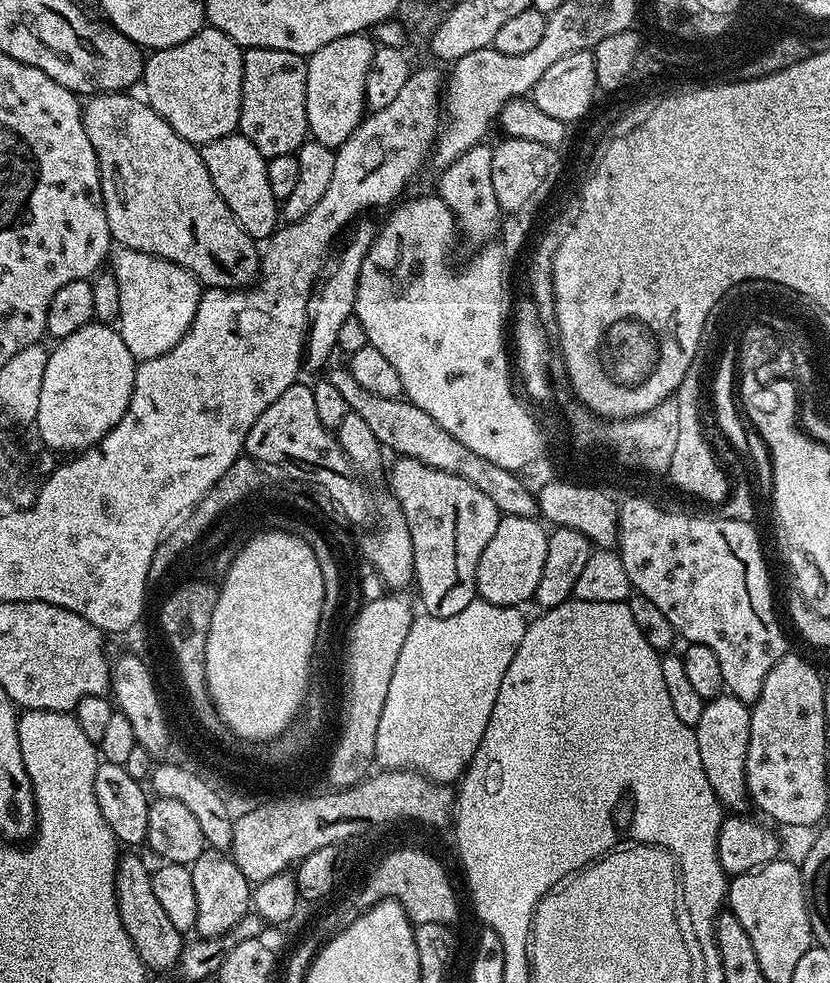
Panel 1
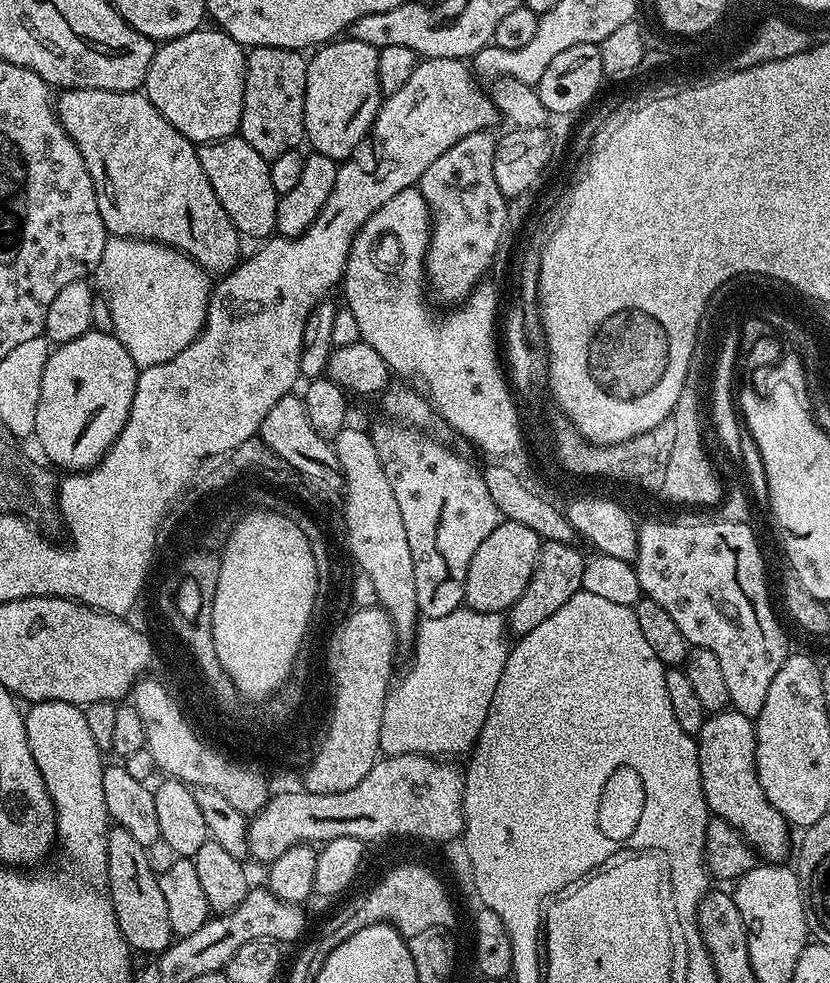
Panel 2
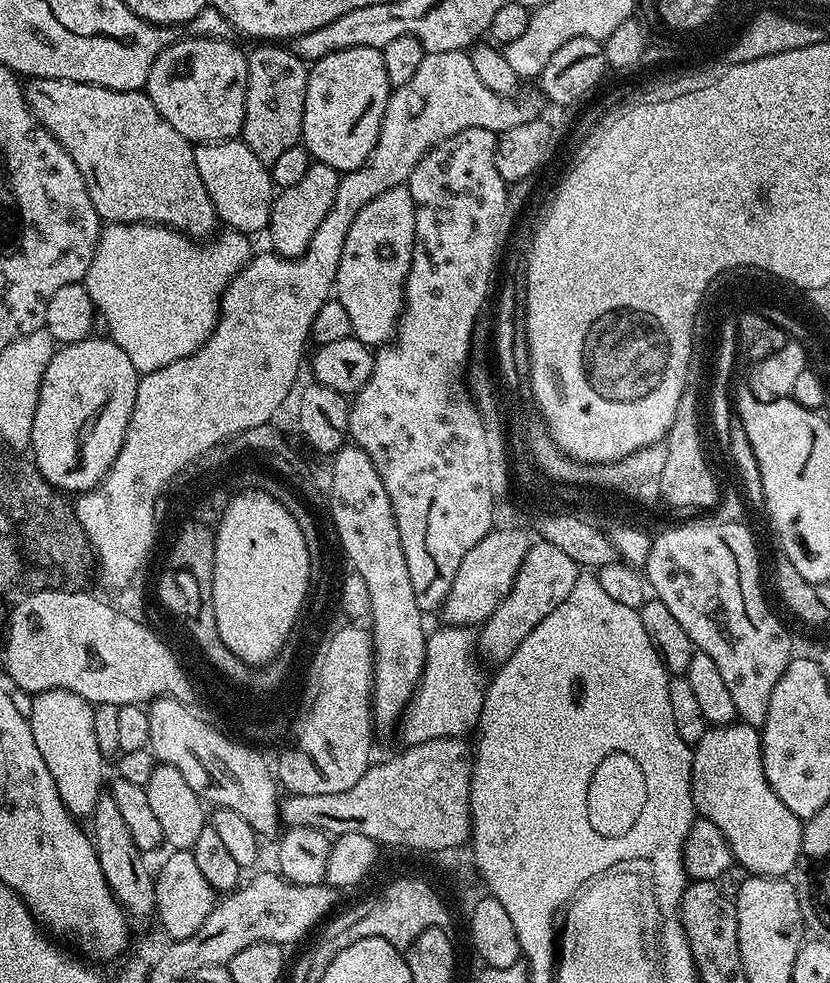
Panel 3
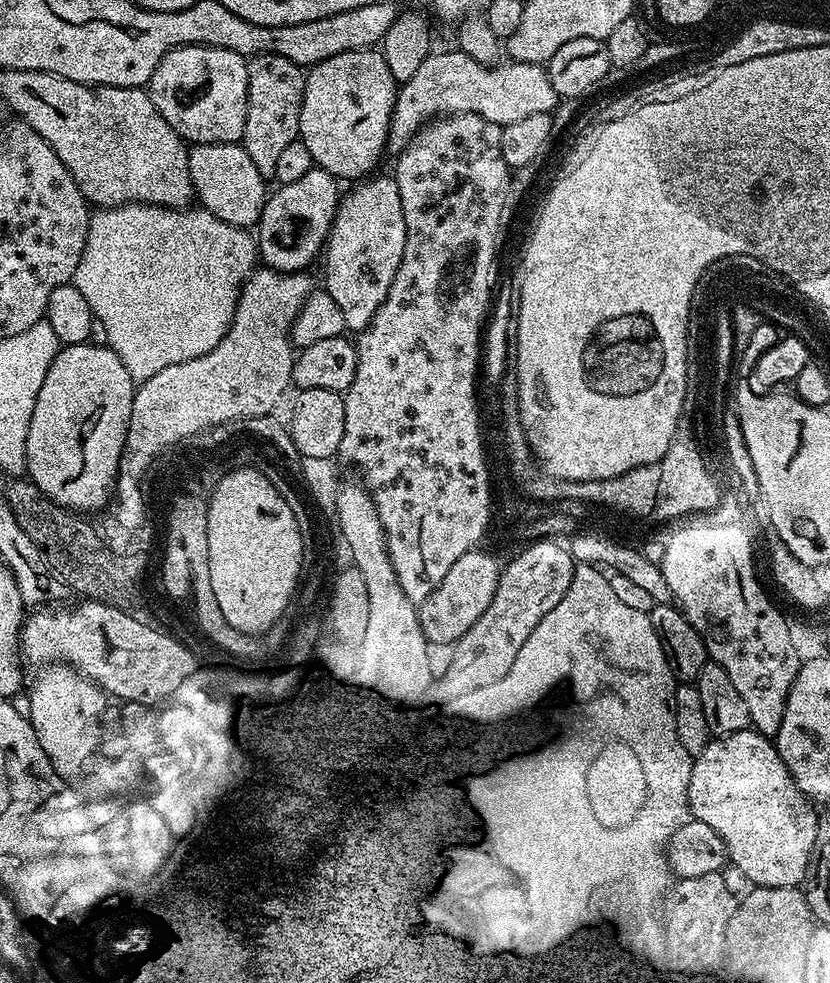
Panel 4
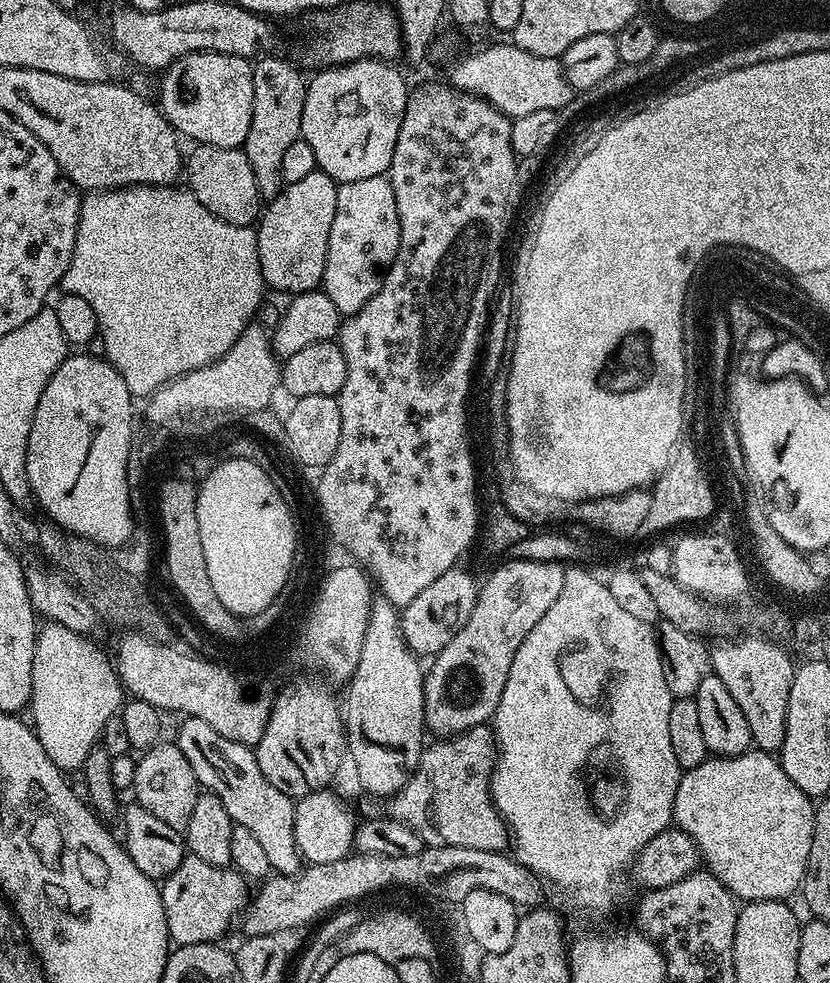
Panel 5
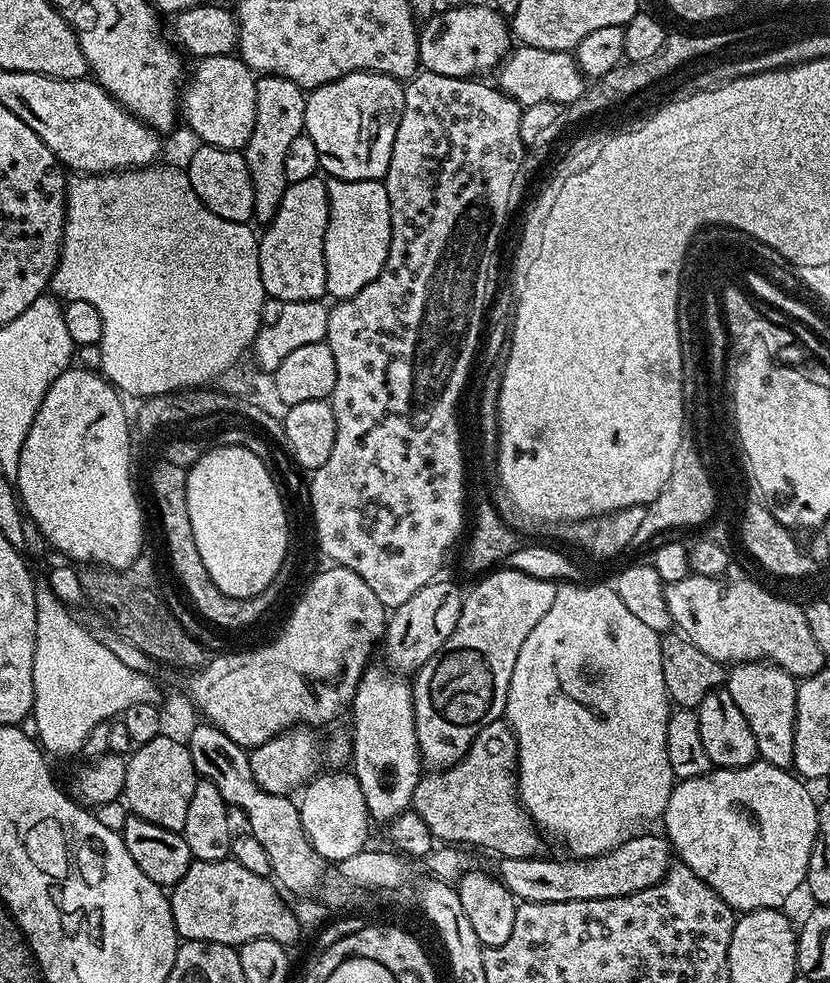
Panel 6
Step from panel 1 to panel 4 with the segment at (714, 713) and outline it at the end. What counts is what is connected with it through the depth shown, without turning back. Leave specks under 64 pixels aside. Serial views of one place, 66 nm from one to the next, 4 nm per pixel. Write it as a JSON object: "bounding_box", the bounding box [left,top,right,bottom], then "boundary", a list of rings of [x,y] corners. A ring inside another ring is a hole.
{"bounding_box":[688,730,814,888],"boundary":[[[755,730],[734,736],[709,739],[706,747],[694,757],[688,779],[688,811],[691,819],[700,820],[716,833],[727,859],[746,879],[758,888],[790,888],[803,881],[810,872],[814,820],[799,804],[798,793],[788,779],[769,737]]]}

